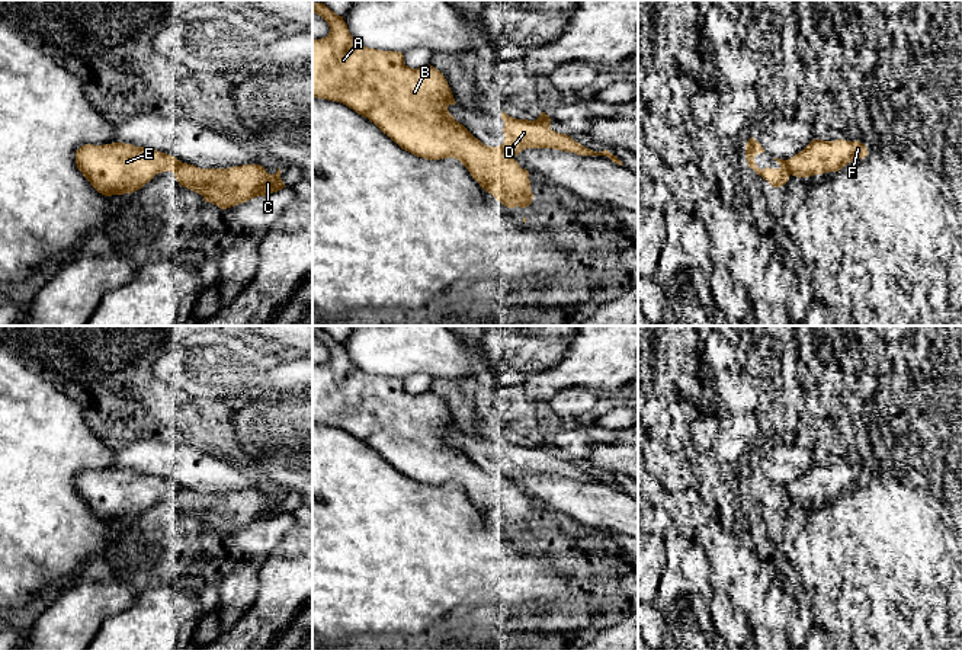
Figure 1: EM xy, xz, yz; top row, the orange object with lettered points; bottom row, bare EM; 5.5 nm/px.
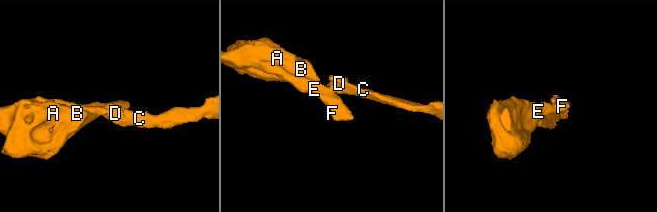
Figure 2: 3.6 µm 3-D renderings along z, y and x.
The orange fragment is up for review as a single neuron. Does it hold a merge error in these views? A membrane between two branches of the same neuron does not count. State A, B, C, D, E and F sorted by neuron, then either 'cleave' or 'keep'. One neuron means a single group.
A B E F / C D; cleave

